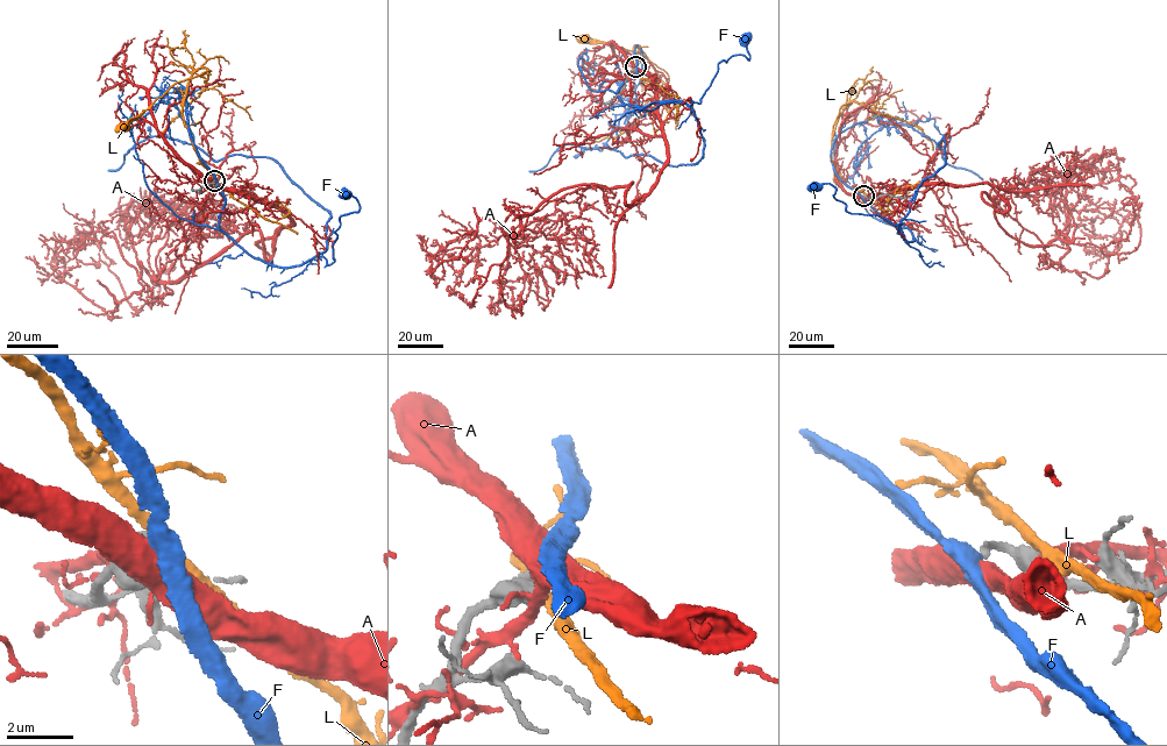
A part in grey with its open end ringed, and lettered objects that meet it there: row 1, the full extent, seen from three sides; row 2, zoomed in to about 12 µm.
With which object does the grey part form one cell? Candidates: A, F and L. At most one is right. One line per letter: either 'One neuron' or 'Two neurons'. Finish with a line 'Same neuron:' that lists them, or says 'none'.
A: Two neurons
F: One neuron
L: Two neurons
Same neuron: F

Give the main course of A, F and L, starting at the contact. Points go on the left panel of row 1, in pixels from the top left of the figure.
A: (214, 180), (291, 220), (270, 263), (256, 231), (172, 282), (140, 262), (143, 289), (111, 319), (38, 237)
F: (214, 180), (222, 231), (285, 267), (334, 261), (339, 220), (360, 210), (346, 193)
L: (215, 182), (200, 163), (184, 123), (183, 99), (189, 79), (177, 83), (123, 125)

